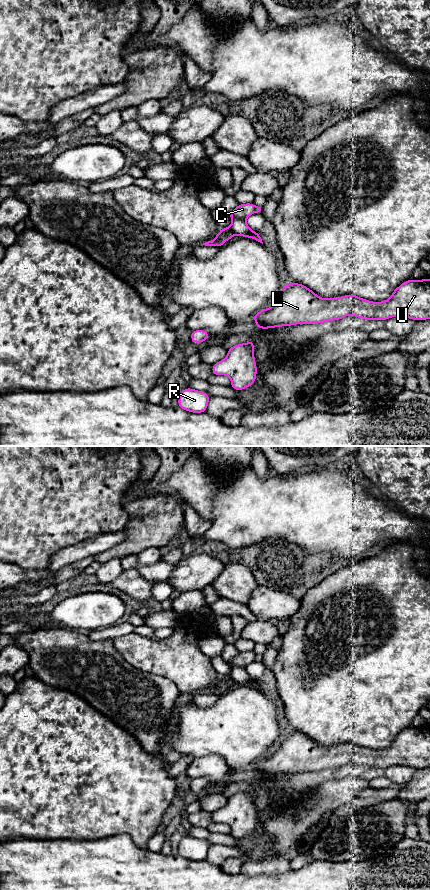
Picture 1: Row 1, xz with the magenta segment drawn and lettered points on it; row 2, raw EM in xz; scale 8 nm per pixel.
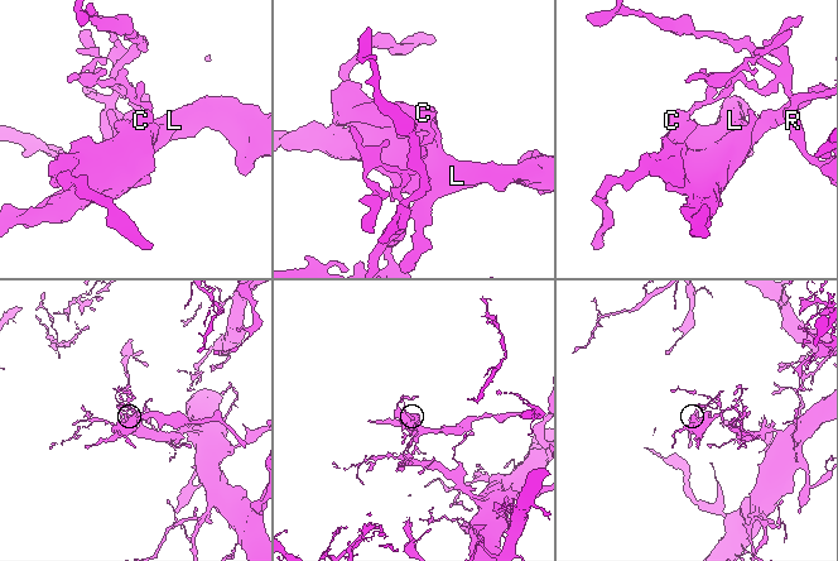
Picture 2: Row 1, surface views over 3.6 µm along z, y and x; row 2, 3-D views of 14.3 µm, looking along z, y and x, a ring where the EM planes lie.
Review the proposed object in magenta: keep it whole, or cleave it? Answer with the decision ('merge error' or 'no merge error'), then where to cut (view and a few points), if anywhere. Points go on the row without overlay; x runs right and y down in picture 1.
merge error; cut in xz along (245, 667), (232, 668)

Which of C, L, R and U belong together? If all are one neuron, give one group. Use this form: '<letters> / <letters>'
C L U / R

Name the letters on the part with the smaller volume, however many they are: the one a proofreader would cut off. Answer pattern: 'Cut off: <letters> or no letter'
Cut off: C, L, U

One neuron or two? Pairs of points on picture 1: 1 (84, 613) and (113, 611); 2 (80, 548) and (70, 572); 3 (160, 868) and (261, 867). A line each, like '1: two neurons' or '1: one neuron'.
1: one neuron
2: two neurons
3: two neurons

